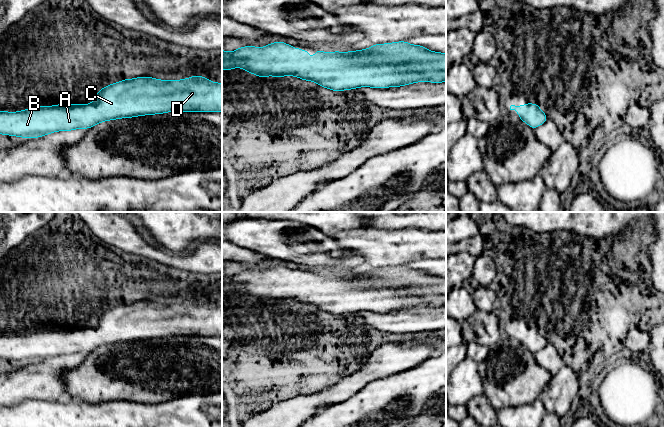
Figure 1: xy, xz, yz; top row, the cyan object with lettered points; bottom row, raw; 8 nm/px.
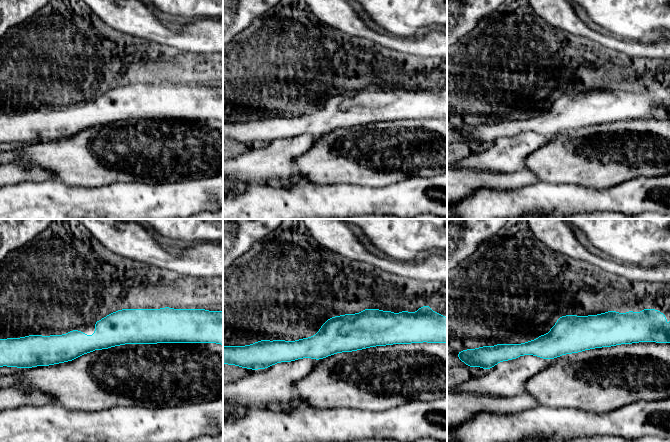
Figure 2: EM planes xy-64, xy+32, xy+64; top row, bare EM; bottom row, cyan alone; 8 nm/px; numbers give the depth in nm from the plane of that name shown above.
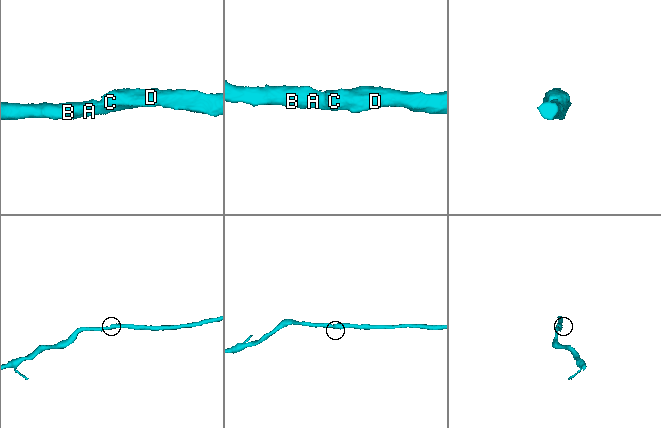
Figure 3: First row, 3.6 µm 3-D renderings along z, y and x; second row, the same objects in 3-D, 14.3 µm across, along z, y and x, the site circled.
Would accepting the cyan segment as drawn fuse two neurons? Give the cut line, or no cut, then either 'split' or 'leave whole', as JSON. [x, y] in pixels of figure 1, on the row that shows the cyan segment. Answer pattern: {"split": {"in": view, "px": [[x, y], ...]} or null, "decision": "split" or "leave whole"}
{"split": null, "decision": "leave whole"}

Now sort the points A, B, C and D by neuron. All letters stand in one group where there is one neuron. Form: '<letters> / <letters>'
A B C D

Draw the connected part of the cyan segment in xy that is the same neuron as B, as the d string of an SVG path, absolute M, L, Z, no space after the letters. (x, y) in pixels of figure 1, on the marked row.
M196 75L182 80L127 78L98 90L94 101L86 105L0 111L0 134L37 138L57 131L88 129L109 120L178 111L222 112L222 83Z

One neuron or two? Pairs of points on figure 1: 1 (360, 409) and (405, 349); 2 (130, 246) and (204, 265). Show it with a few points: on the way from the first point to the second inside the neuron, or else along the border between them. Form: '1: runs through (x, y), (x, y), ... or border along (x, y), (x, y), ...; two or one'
1: border along (396, 372), (373, 379), (365, 385); two
2: runs through (148, 251), (160, 257), (186, 261); one

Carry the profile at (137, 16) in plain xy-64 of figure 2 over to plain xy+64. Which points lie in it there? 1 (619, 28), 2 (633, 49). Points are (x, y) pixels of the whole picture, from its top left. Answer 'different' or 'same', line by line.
1: different
2: same

